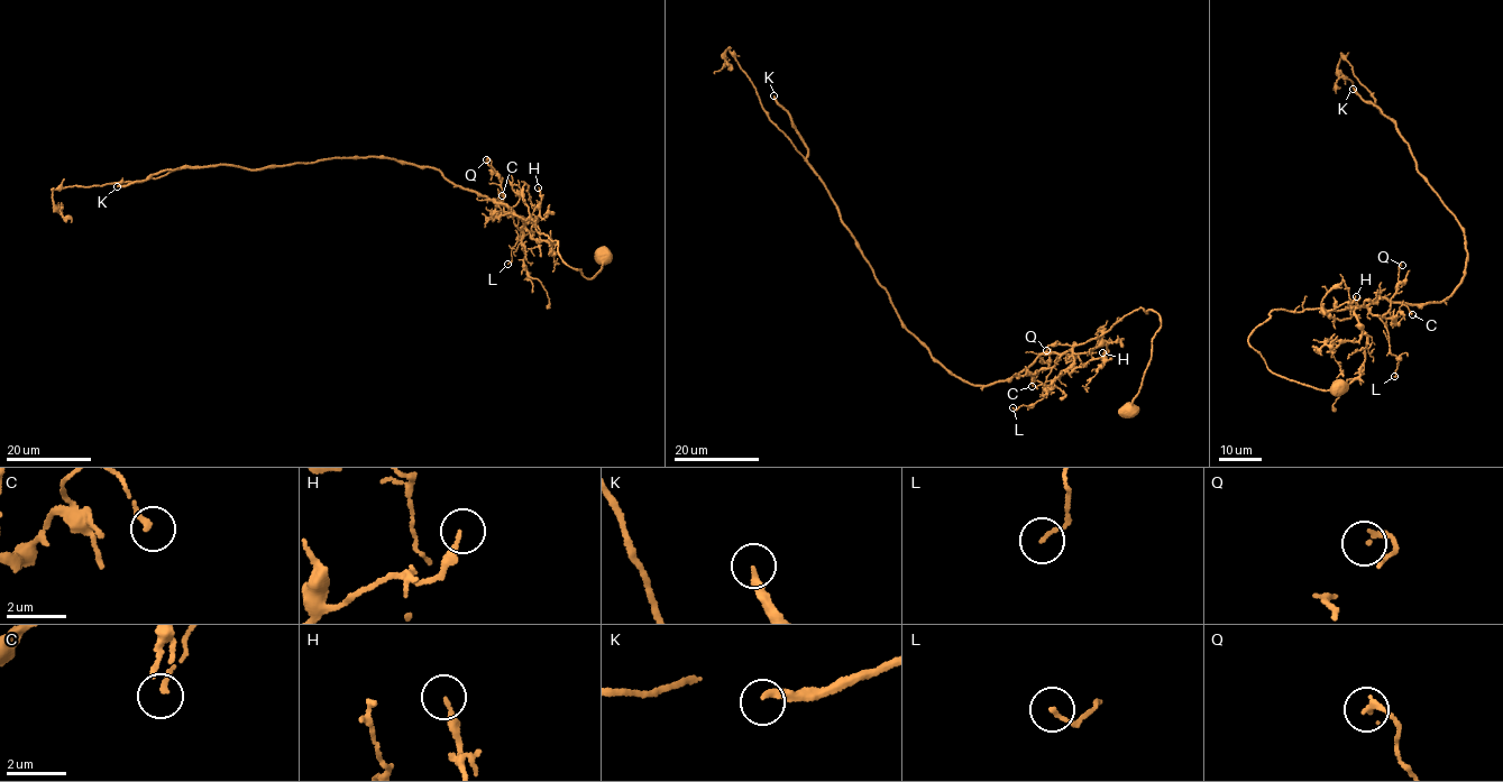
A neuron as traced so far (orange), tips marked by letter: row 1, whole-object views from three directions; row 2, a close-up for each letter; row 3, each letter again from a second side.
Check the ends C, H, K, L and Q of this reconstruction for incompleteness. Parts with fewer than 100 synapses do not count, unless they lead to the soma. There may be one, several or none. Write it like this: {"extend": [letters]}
{"extend": ["K"]}

